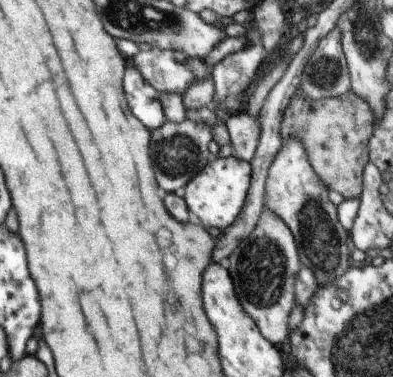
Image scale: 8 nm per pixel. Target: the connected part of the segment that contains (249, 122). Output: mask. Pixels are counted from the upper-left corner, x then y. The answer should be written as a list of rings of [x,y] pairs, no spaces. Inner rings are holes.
[[[246,112],[232,114],[225,120],[225,126],[233,149],[233,156],[250,162],[259,142],[260,124],[257,122],[257,117],[253,118]]]

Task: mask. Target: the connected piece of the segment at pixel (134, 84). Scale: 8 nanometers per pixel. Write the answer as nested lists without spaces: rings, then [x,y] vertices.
[[[134,68],[126,72],[126,96],[130,96],[130,108],[142,116],[142,124],[154,130],[166,122],[164,106],[160,102],[160,92],[138,72],[140,70]]]

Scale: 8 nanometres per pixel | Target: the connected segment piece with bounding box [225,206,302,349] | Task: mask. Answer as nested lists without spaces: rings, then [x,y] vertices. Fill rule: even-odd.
[[[266,206],[254,231],[243,239],[225,262],[234,282],[238,301],[260,326],[262,336],[274,347],[285,349],[289,341],[289,319],[295,304],[295,279],[301,270],[297,245],[288,226]]]

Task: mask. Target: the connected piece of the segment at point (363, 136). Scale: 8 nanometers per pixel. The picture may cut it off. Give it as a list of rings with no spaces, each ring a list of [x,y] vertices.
[[[352,91],[342,97],[324,98],[316,101],[301,100],[296,96],[284,112],[281,123],[281,139],[284,142],[291,137],[298,138],[308,154],[312,169],[323,181],[323,184],[328,189],[340,193],[345,200],[356,199],[361,196],[363,169],[369,162],[368,144],[373,136],[374,120],[375,115],[371,107]]]

